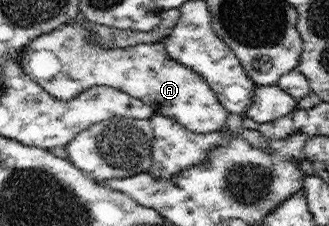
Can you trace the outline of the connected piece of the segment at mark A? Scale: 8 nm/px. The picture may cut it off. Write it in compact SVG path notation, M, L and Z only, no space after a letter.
M79 16L69 24L37 36L22 52L22 69L53 99L69 102L88 88L108 86L151 105L154 114L175 119L193 132L210 133L225 127L230 112L219 103L210 84L191 67L173 60L163 42L104 47L90 41L92 32L88 23Z

